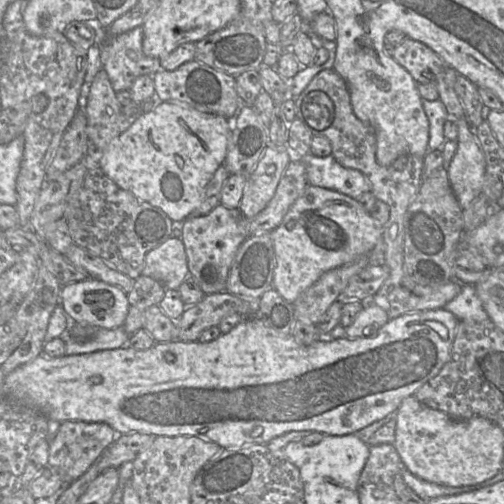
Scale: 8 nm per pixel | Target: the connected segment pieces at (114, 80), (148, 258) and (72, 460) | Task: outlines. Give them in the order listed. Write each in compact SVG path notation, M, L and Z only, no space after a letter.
M96 24L96 44L100 47L102 67L107 72L115 92L129 90L134 80L141 75L150 75L165 70L160 59L147 56L143 52L143 28L138 26L123 34L108 37L106 28Z
M172 236L145 256L142 276L155 279L166 289L178 290L189 274L185 247L178 237Z
M63 421L56 437L50 442L48 464L60 468L69 484L87 472L117 435L117 432L106 423Z

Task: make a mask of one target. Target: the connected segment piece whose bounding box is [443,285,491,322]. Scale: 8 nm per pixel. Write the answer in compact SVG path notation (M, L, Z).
M464 285L461 292L443 308L455 315L459 321L491 321L483 308L474 285Z

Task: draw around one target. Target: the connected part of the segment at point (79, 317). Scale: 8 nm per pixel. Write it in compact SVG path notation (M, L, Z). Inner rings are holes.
M92 278L65 285L60 292L60 300L66 314L72 320L99 329L123 327L129 310L127 293L116 286Z

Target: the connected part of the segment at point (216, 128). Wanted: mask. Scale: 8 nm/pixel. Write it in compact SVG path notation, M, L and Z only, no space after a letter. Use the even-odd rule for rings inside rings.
M163 101L152 111L139 115L126 130L113 139L109 145L100 152L98 164L103 172L120 188L132 193L139 199L147 201L153 206L159 207L170 217L171 220L184 221L188 218L191 212L199 206L204 198L207 183L210 181L217 168L224 164L230 134L231 129L229 119L225 117L199 111L182 101Z

